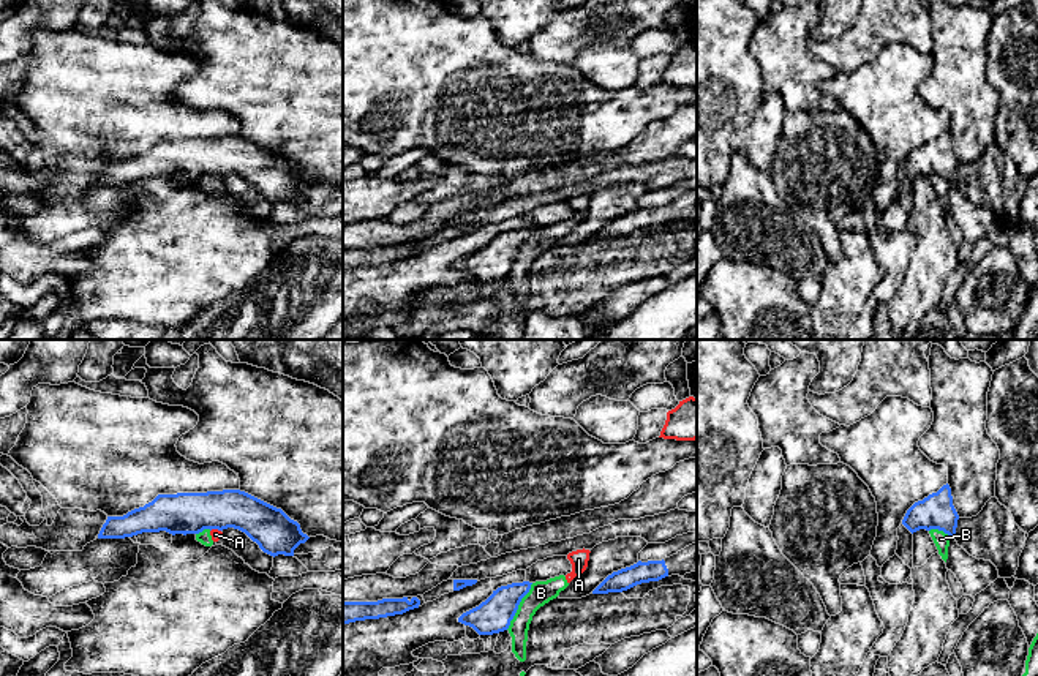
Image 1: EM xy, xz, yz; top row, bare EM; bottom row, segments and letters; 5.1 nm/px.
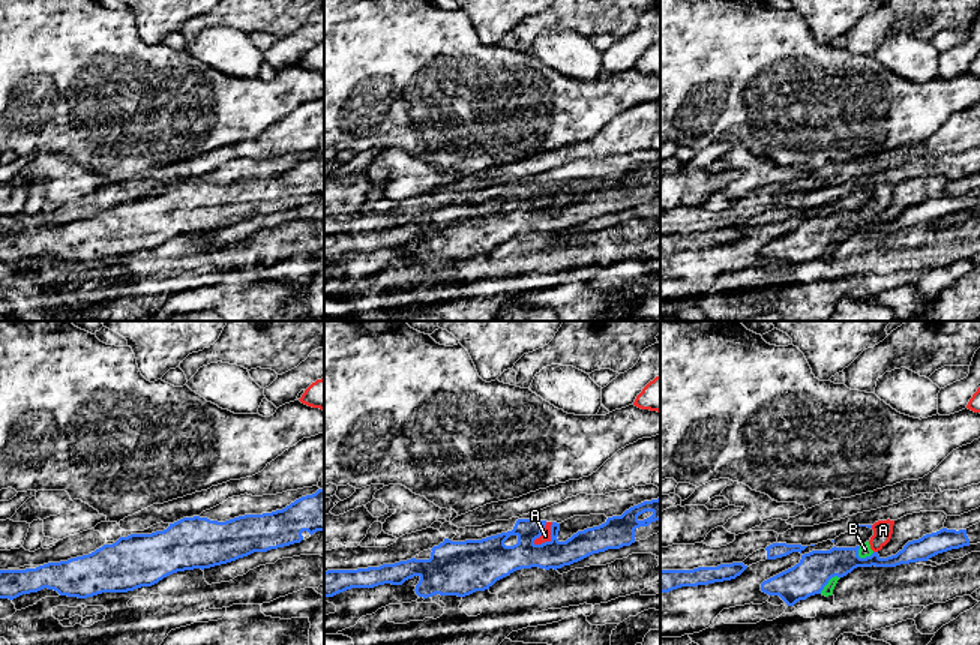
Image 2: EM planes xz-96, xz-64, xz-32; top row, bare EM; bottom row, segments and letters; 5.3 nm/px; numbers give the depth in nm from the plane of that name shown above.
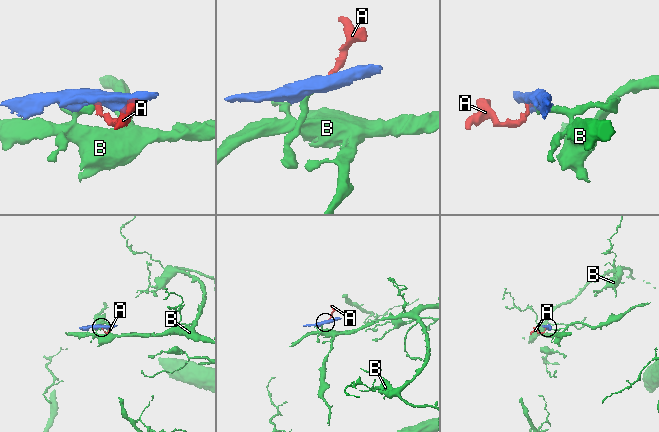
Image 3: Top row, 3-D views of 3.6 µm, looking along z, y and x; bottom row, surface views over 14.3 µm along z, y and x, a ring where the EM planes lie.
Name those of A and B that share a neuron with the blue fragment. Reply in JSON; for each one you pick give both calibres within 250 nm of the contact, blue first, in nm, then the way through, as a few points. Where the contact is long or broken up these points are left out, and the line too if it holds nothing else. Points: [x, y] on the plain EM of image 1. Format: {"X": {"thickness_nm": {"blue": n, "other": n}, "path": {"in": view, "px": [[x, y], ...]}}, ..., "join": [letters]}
{"join": []}

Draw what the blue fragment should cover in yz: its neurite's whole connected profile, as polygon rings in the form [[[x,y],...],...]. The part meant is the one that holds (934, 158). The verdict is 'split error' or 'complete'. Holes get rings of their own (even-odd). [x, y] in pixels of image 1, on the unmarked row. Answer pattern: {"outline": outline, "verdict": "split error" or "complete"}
{"outline": [[[950,131],[915,148],[905,160],[902,171],[913,180],[920,175],[938,175],[950,183],[956,182],[959,161],[953,152]]], "verdict": "complete"}

